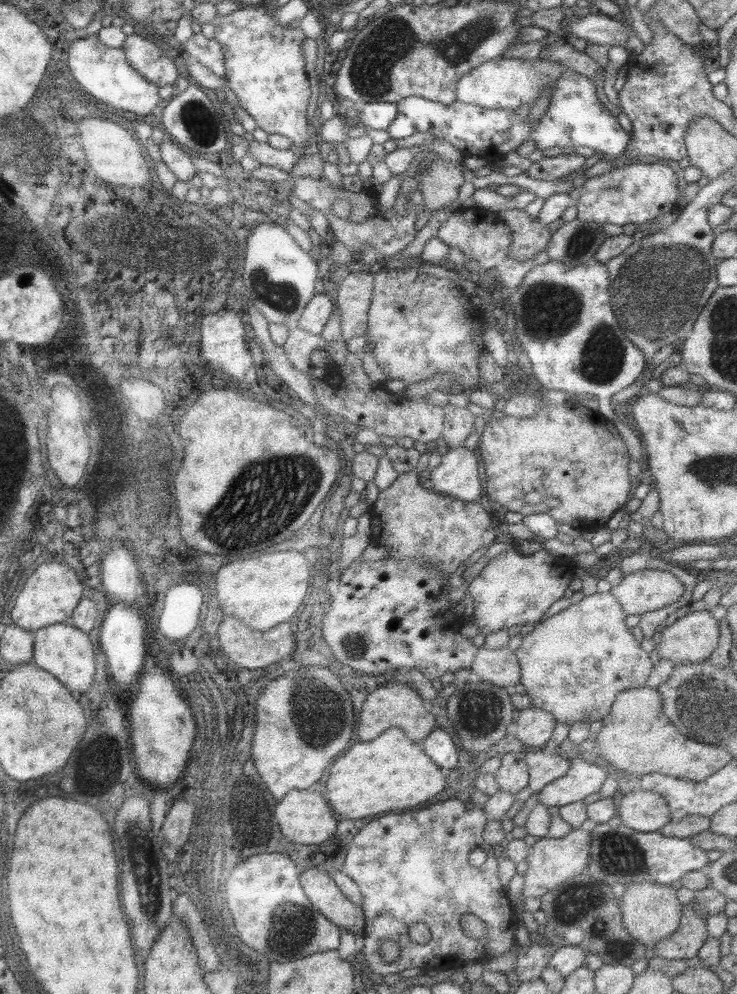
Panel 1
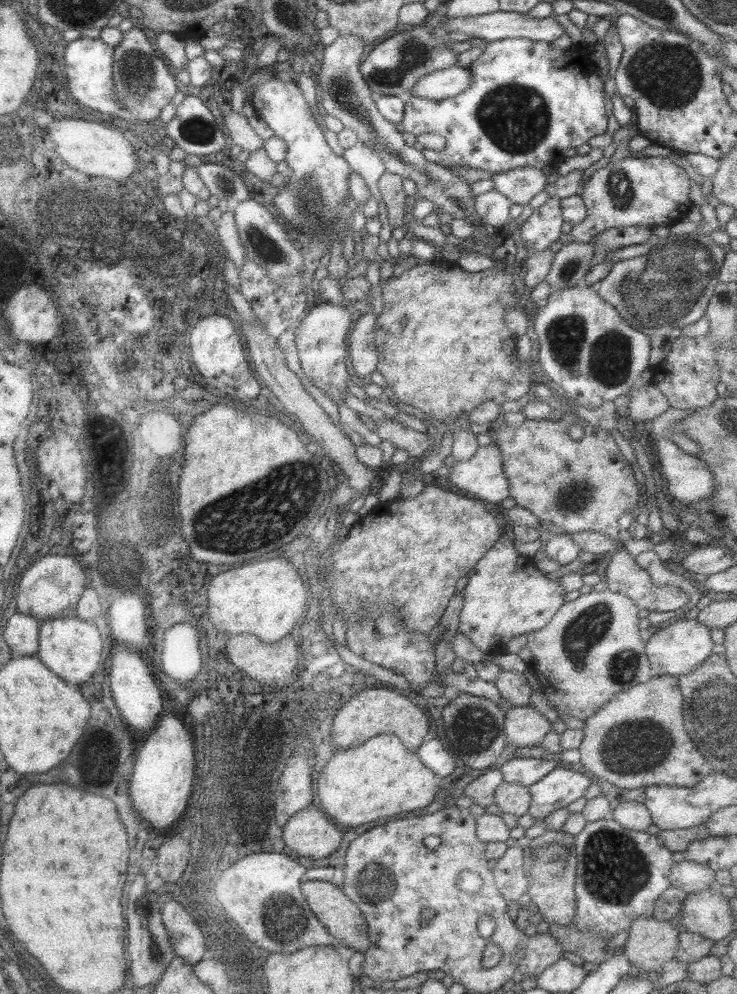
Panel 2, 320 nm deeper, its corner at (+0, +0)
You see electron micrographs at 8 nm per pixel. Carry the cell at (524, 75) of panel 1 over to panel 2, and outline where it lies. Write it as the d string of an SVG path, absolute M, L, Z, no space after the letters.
M457 65L435 70L416 80L409 96L433 99L435 101L451 98L469 86L471 75L466 68Z

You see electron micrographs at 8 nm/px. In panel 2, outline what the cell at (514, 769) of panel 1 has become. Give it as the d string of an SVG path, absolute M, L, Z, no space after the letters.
M503 782L497 786L495 789L492 803L505 814L512 814L515 818L519 818L519 816L526 814L528 811L528 806L530 803L530 794L528 791L528 787L523 786L521 784L515 784L513 782Z

